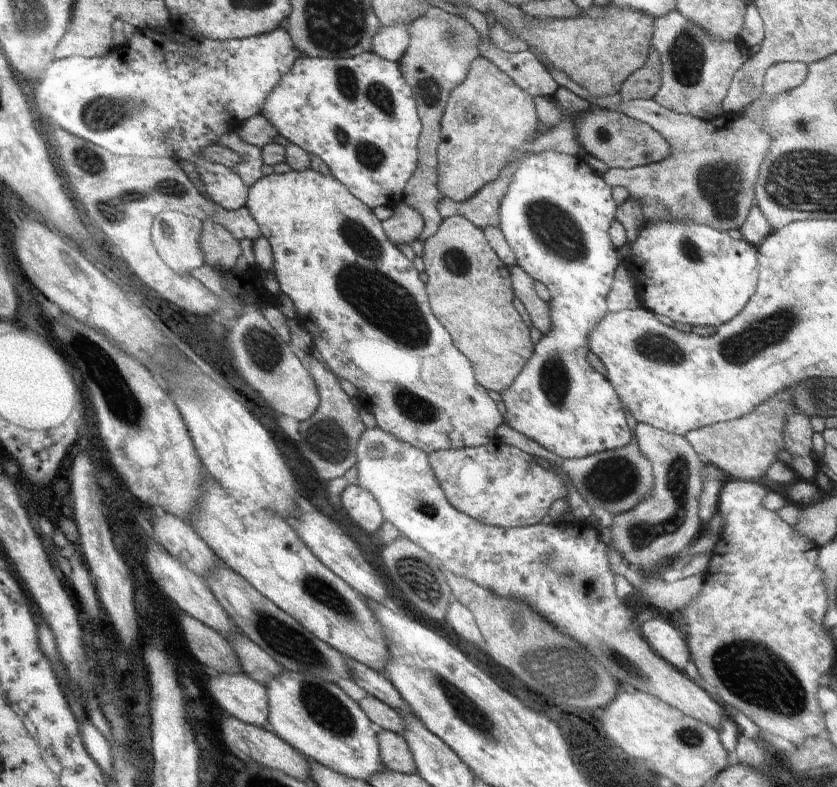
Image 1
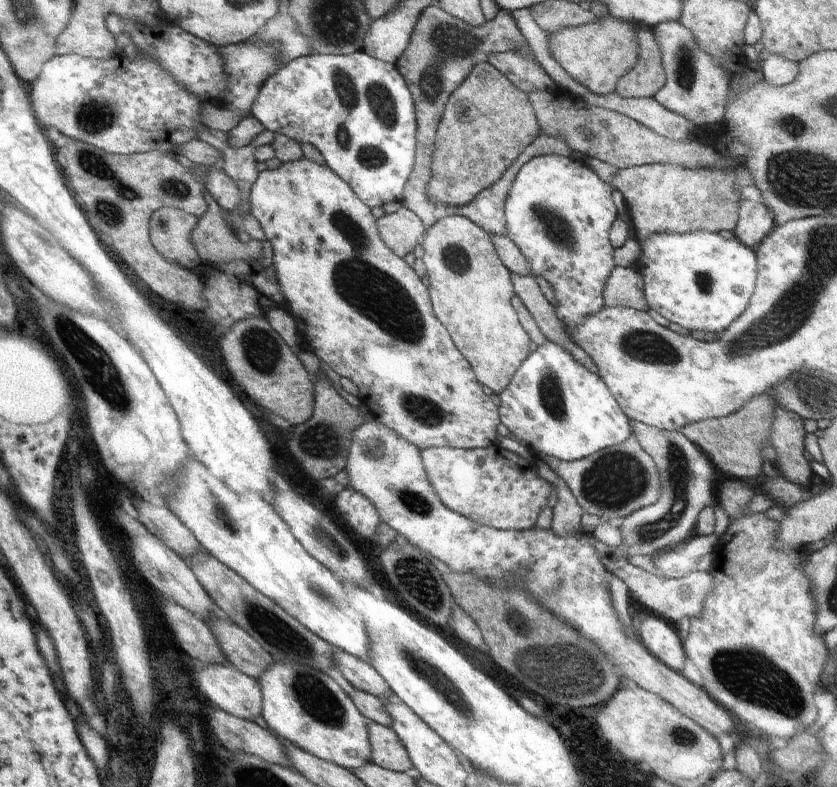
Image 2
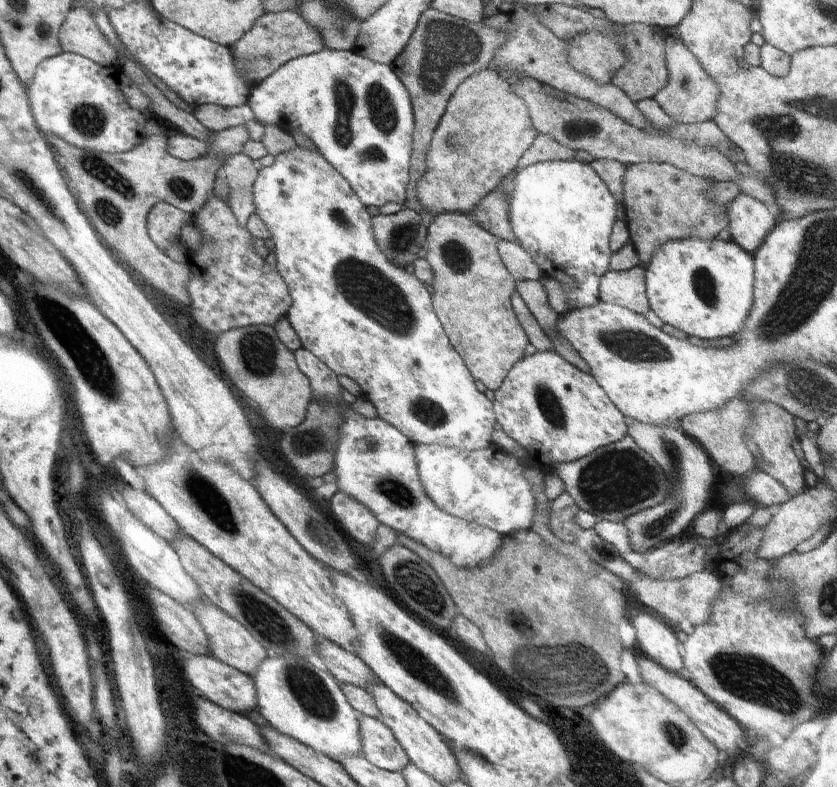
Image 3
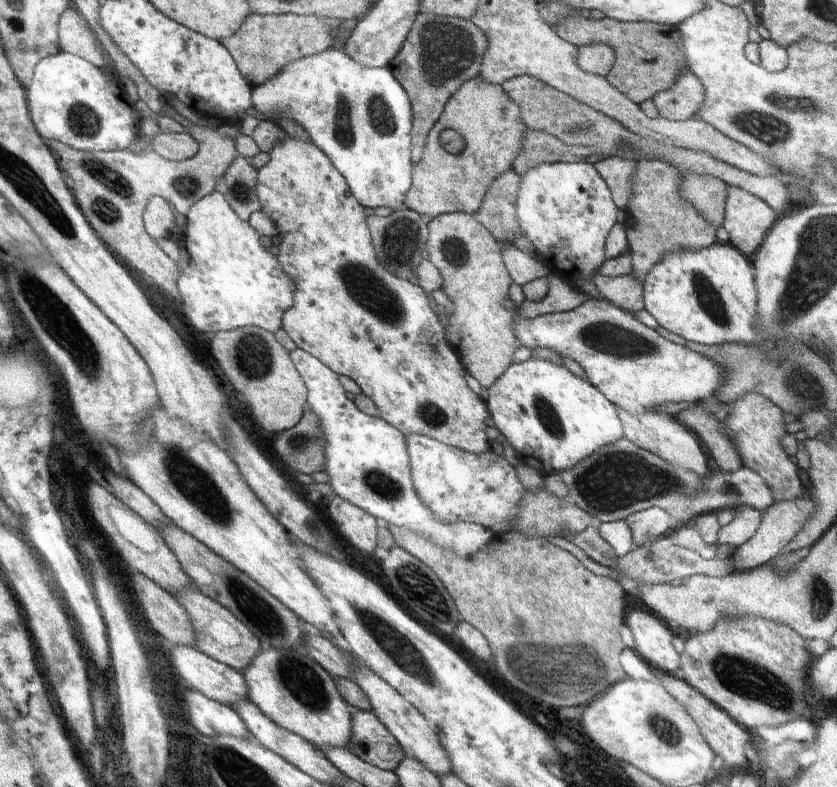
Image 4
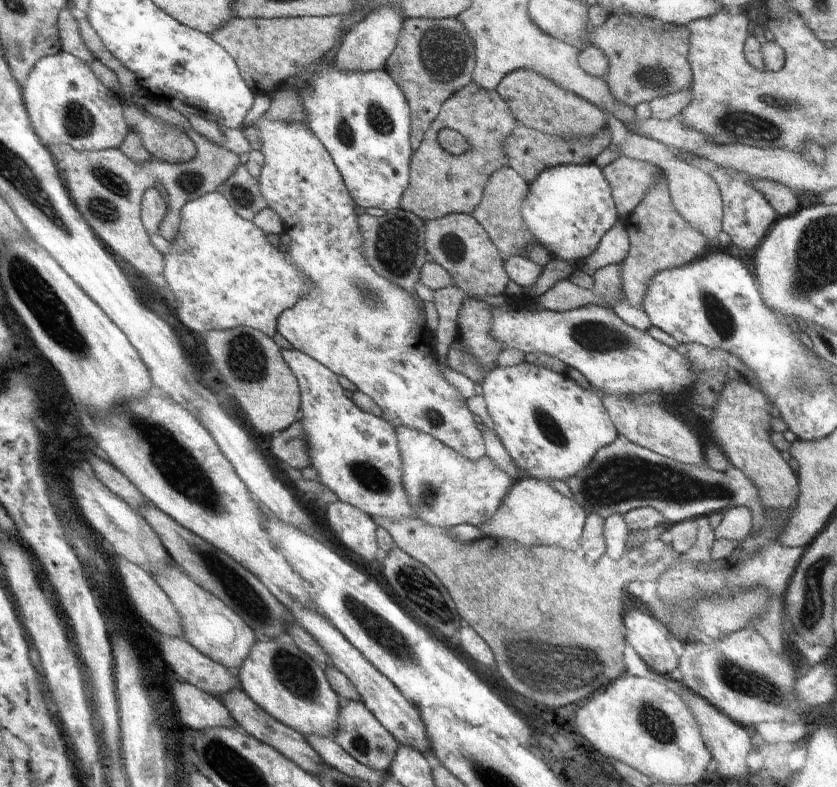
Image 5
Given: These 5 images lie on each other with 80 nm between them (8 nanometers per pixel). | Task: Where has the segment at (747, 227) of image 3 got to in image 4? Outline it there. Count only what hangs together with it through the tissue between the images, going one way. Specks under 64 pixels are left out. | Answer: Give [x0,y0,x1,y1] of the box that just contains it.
[723,186,780,258]

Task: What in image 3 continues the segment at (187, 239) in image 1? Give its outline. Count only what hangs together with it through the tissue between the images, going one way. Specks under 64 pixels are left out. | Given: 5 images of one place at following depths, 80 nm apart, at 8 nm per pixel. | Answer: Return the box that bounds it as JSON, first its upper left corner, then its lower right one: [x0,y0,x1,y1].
[147,203,194,251]

